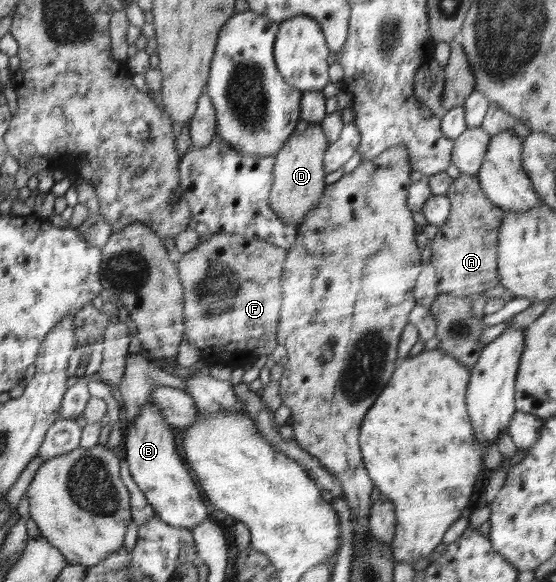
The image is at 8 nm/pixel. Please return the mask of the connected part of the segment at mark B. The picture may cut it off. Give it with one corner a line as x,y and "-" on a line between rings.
147,402
135,422
126,426
123,430
123,445
126,448
130,474
145,494
149,506
153,507
155,516
167,525
187,529
207,519
206,506
197,490
199,486
195,485
177,453
173,428
165,422
155,404

